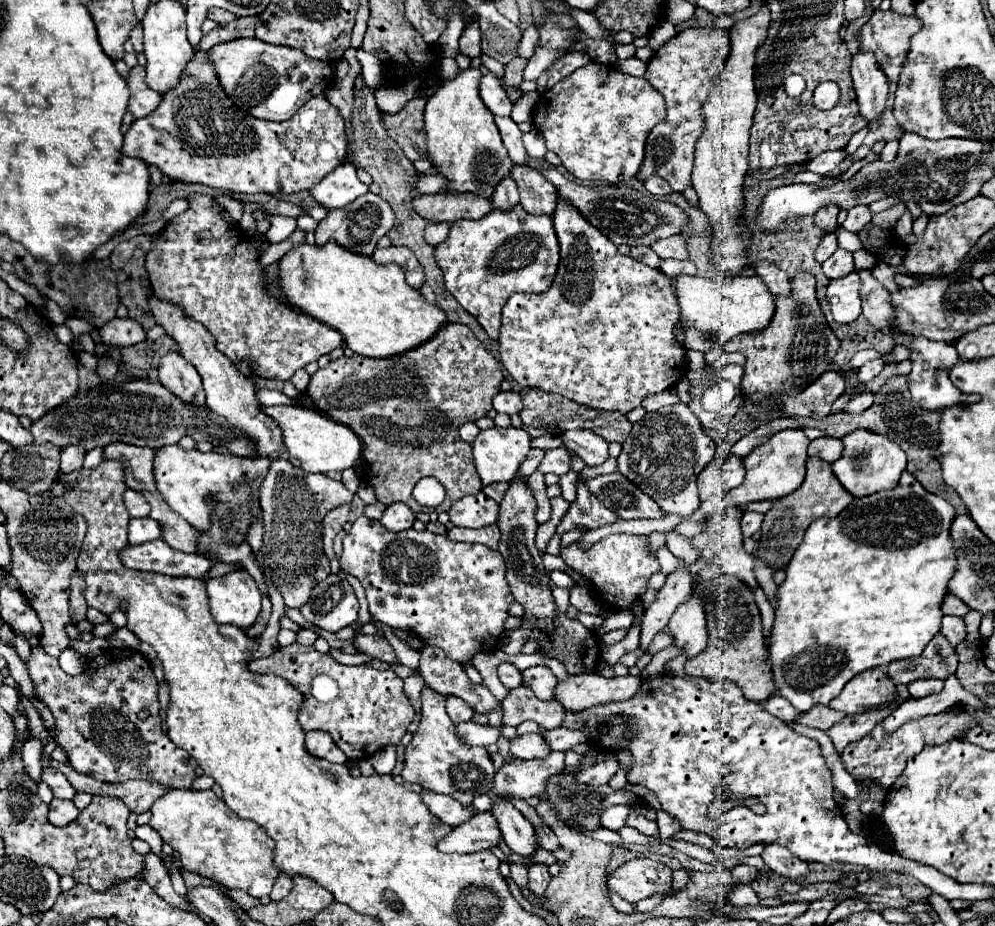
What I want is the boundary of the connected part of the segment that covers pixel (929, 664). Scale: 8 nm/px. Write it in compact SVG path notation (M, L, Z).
M936 635L926 645L926 651L920 657L894 661L886 667L886 671L894 681L902 681L908 685L908 681L920 677L946 680L955 674L957 666L958 655L952 649L952 645L948 645L944 635Z

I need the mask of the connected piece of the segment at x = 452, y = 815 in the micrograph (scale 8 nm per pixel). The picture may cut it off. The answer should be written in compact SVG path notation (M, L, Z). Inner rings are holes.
M422 791L420 793L424 805L430 809L430 813L434 817L438 817L440 821L444 821L446 825L460 825L464 823L470 815L474 815L476 811L470 807L470 809L464 809L456 799L448 797L448 795L438 795L438 793L432 793L432 791Z

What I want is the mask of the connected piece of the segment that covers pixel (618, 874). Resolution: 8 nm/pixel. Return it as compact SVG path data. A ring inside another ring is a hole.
M638 857L610 873L606 889L608 893L618 893L628 903L642 901L656 893L672 893L672 869L660 861Z

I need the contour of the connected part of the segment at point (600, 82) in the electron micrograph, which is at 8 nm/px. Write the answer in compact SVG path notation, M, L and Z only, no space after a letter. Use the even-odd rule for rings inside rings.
M596 61L558 81L550 91L543 93L541 100L533 119L535 128L544 135L548 149L560 157L566 171L582 181L588 179L616 185L636 177L644 161L646 137L652 127L666 117L664 97L656 93L656 89L646 79L626 75L614 65L602 65Z

